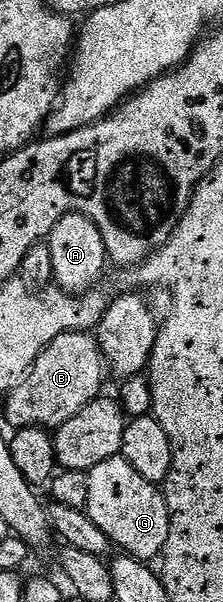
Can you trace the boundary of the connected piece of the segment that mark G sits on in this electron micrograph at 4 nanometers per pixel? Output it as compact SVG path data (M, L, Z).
M122 454L115 455L109 461L101 461L87 475L89 487L91 489L91 503L115 503L115 531L110 532L112 544L123 543L122 550L134 559L144 561L155 561L162 556L163 547L169 541L169 525L171 524L171 514L167 508L167 496L156 484L145 481L129 461L125 461Z

